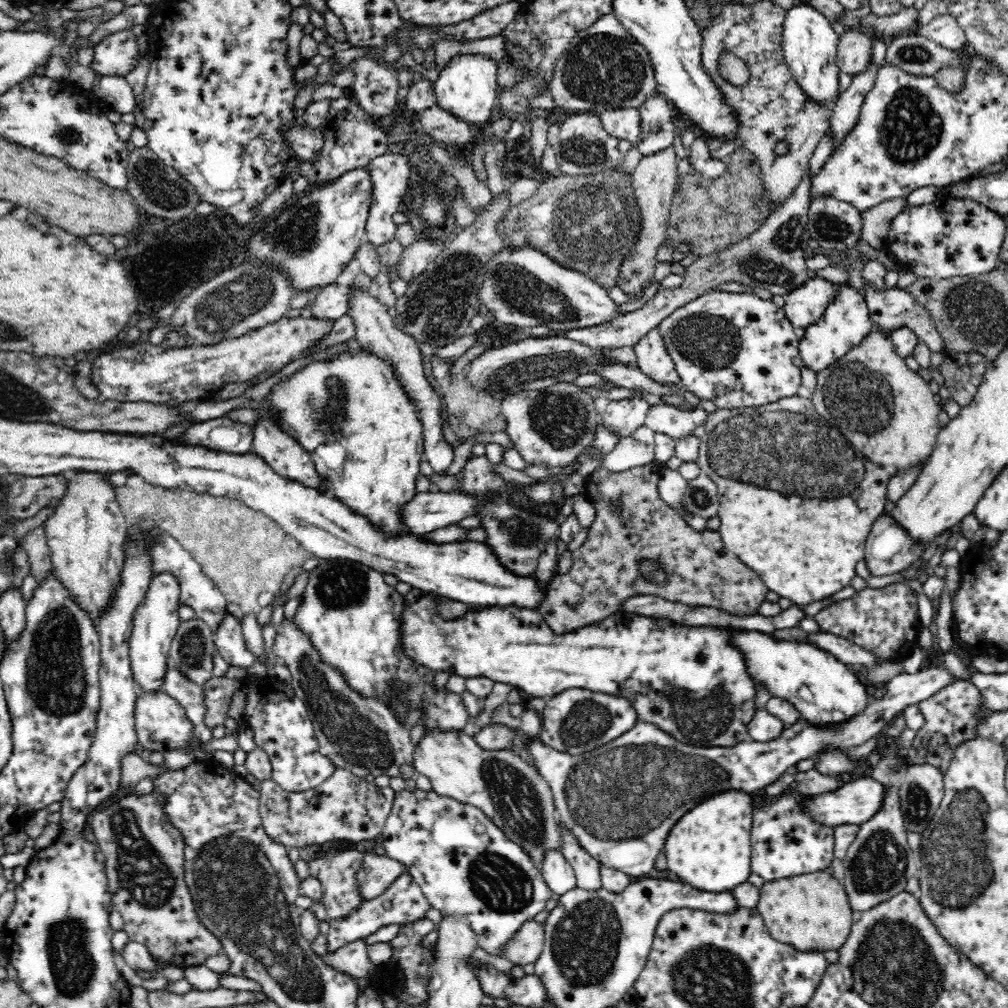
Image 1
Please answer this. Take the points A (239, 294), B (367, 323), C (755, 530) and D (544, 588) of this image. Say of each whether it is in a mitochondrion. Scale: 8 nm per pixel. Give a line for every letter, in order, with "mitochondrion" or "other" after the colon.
A: mitochondrion
B: other
C: other
D: other

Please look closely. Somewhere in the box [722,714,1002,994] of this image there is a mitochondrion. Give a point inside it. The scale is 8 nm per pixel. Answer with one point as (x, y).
(961, 867)

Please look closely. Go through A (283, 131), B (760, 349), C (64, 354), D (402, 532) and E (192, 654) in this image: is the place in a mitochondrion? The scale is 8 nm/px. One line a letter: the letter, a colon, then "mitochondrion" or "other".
A: other
B: other
C: other
D: other
E: mitochondrion

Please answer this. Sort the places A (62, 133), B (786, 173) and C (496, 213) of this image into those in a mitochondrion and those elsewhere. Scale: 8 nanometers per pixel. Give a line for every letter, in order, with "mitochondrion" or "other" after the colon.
A: mitochondrion
B: other
C: other

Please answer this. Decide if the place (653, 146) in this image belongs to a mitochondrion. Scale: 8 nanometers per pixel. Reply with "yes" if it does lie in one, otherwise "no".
no

